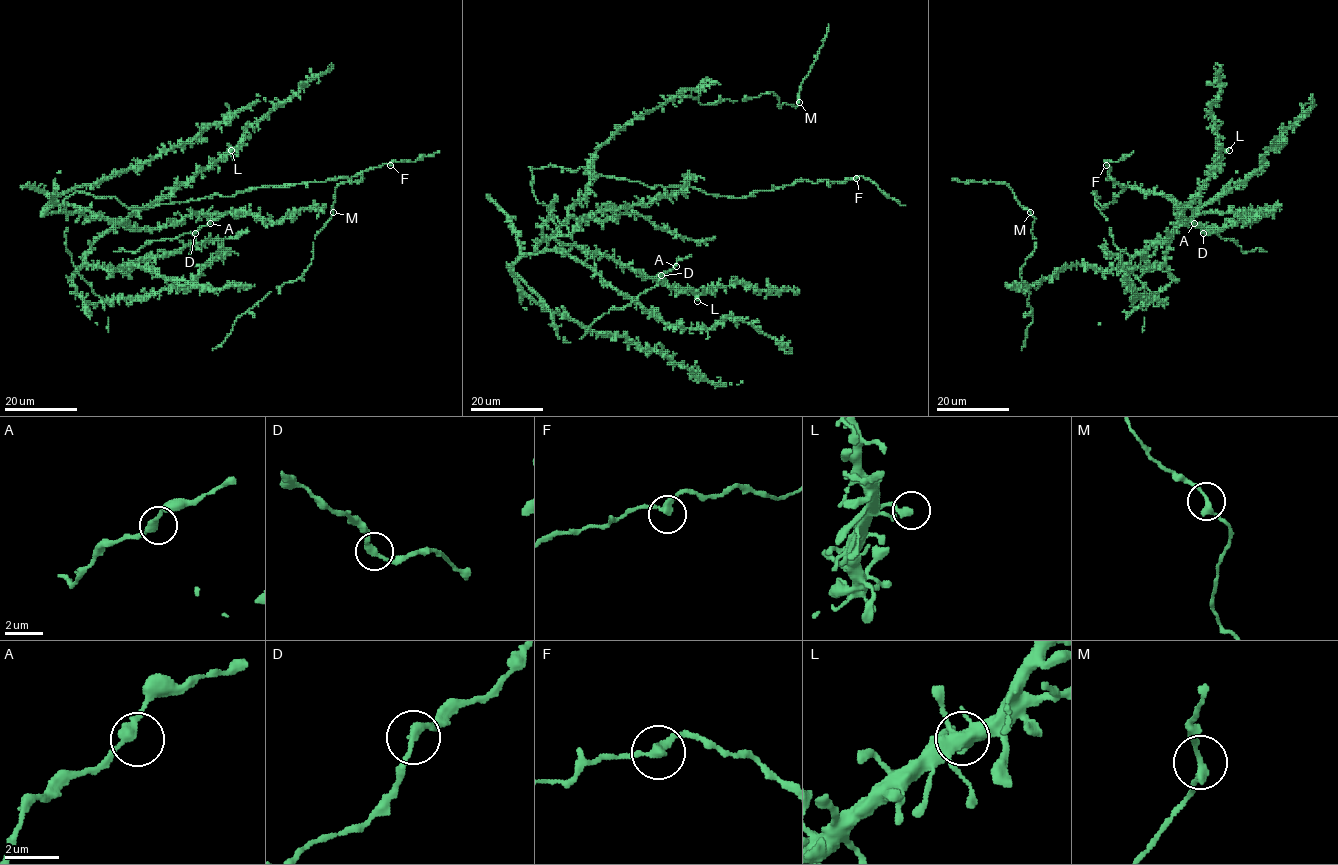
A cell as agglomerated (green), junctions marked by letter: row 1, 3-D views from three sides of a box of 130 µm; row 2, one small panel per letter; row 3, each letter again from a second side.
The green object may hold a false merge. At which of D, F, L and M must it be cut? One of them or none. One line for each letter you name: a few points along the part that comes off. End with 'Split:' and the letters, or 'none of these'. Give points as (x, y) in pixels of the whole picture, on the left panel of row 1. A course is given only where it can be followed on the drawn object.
Split: none of these

